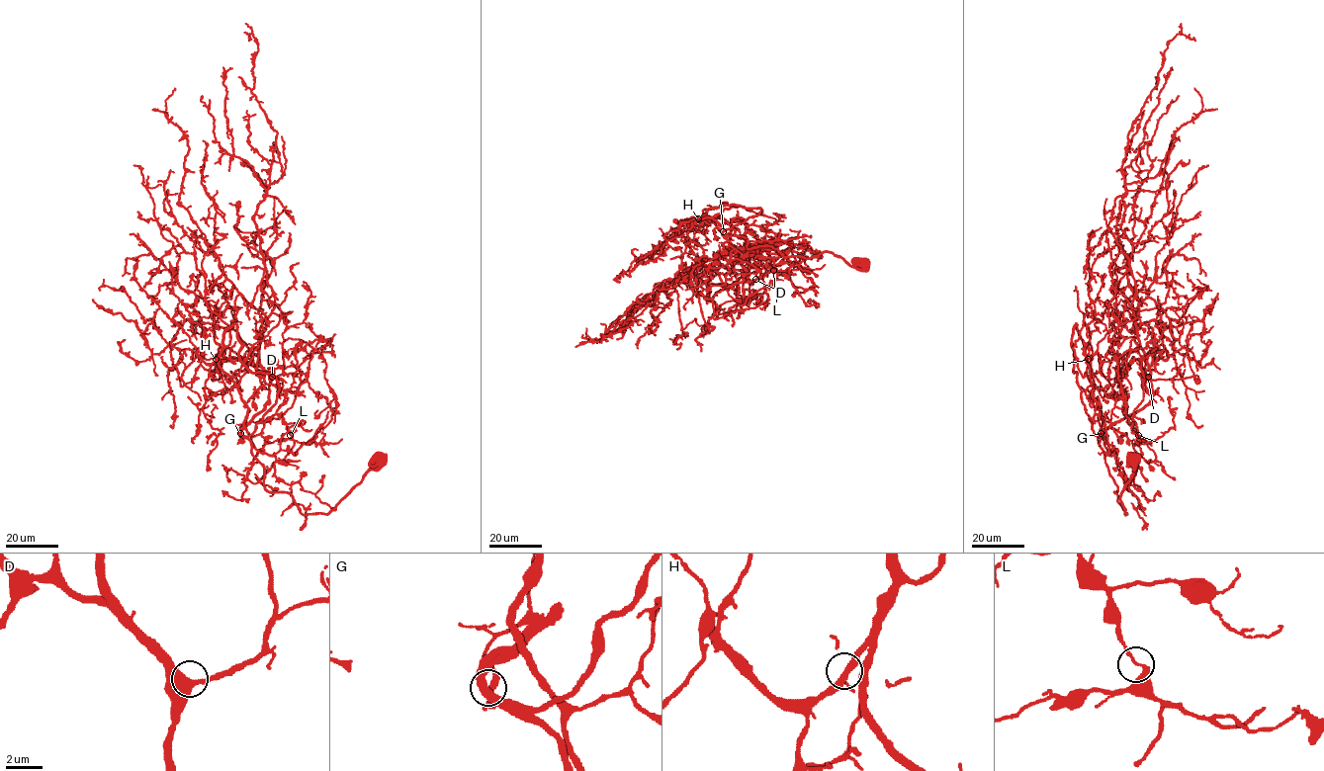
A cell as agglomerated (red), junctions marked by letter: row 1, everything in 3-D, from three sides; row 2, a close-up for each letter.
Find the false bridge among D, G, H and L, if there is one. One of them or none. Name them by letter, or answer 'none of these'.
none of these

